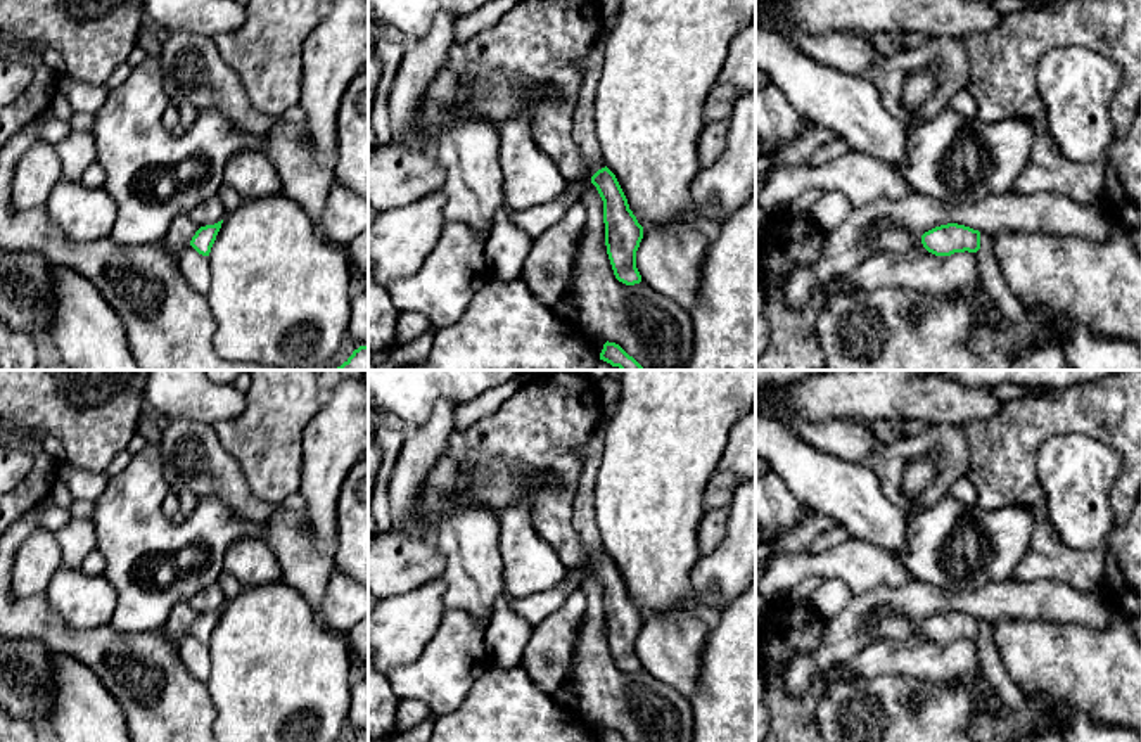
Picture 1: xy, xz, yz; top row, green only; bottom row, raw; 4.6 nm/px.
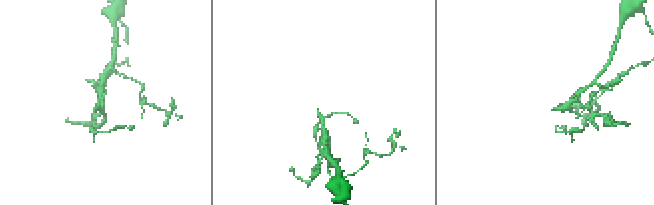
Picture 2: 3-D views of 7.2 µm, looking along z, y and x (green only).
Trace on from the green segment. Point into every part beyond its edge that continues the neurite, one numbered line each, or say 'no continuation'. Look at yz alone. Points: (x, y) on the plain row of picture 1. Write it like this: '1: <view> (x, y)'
no continuation

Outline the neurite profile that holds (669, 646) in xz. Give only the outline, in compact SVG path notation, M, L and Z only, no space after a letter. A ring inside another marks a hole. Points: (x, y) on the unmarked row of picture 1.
M683 607L650 612L636 638L641 669L690 699L698 690L709 628Z

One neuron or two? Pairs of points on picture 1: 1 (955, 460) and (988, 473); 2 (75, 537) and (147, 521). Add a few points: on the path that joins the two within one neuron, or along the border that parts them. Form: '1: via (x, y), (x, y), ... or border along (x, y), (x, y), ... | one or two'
1: border along (958, 426), (967, 443), (967, 474) | two
2: border along (92, 518), (97, 547) | two

